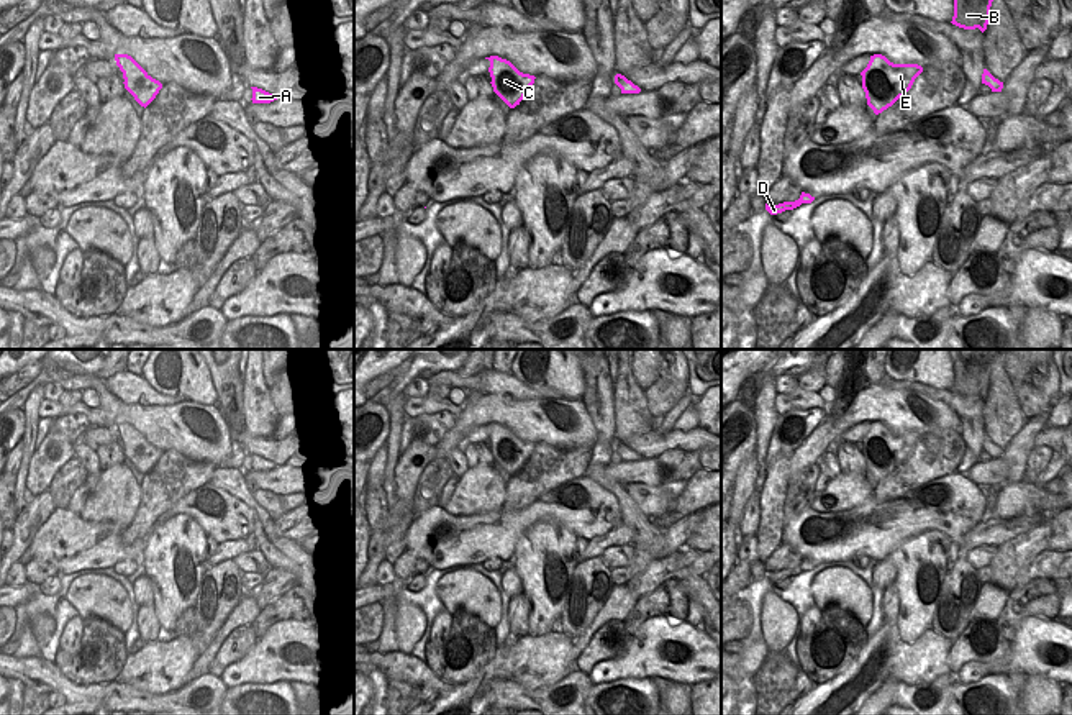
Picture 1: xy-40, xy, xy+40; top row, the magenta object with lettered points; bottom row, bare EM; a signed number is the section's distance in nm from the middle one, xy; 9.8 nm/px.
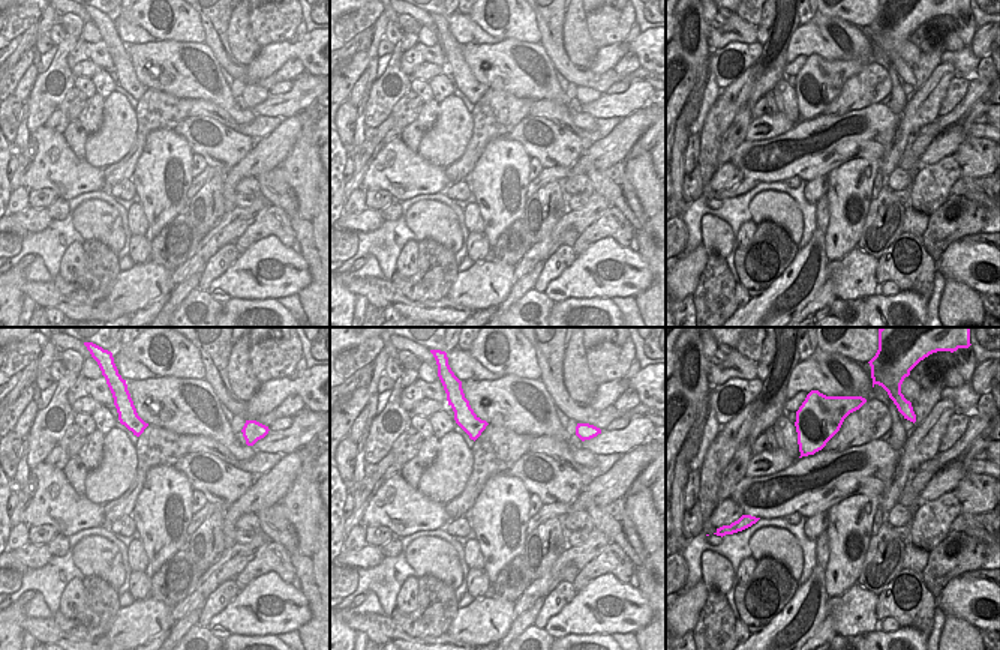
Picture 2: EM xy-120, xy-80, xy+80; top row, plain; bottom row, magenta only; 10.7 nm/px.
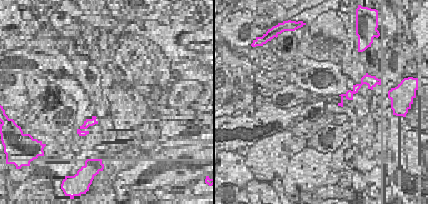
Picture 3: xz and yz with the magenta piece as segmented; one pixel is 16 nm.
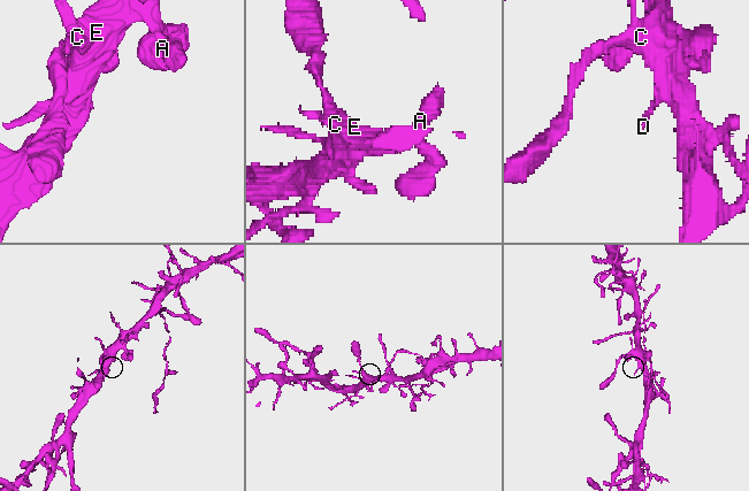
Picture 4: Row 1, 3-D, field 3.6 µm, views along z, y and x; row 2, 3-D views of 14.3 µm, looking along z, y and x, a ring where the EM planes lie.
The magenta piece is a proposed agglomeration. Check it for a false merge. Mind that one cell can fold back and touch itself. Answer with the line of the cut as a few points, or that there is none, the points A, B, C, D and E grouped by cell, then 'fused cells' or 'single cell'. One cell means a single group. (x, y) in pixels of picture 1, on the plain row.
no cut | A B C D E | single cell

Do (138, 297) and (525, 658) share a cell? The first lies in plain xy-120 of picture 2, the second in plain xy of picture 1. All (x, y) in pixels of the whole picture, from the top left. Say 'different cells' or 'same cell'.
same cell

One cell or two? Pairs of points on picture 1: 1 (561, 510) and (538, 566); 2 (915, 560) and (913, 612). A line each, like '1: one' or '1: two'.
1: two
2: one

